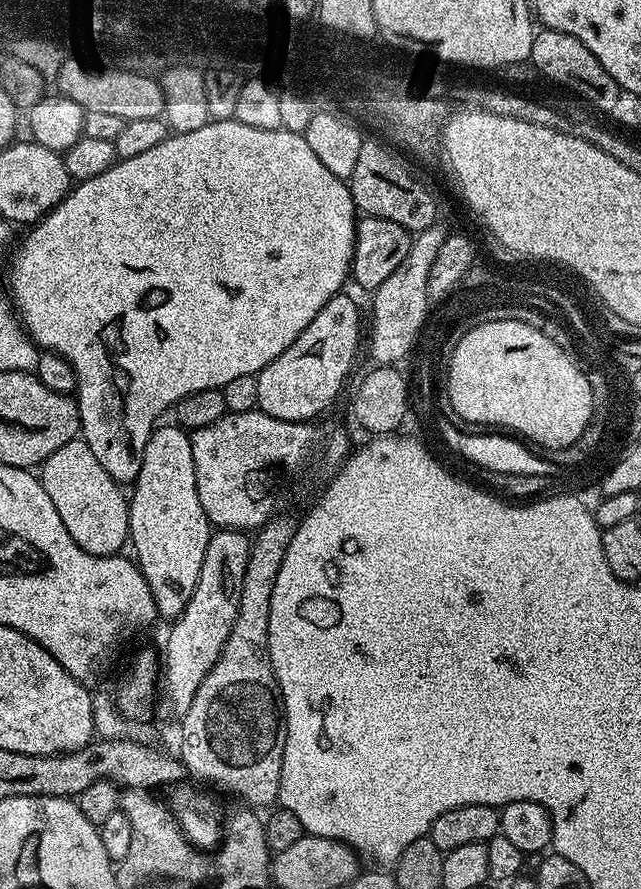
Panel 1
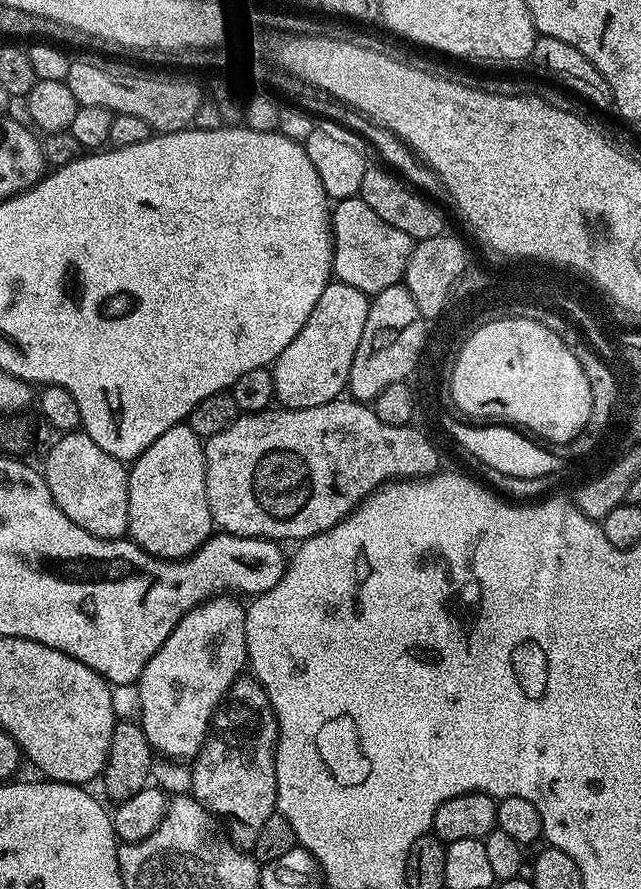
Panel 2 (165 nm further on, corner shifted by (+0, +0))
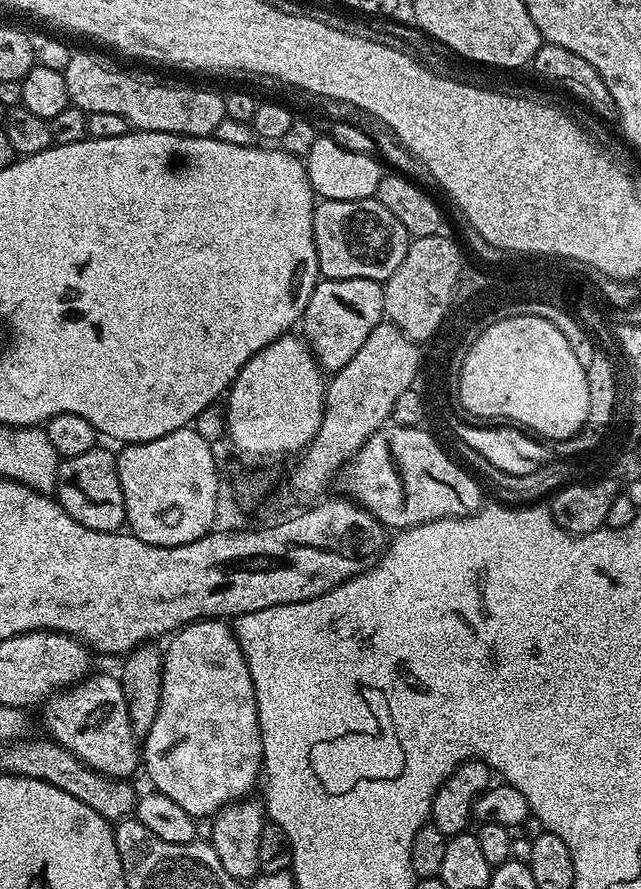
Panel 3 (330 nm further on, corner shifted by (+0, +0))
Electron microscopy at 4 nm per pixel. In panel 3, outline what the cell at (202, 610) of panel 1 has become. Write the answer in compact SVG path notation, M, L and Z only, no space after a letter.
M205 618L196 620L193 624L187 624L185 628L180 629L167 641L168 649L163 649L162 655L164 665L162 666L162 698L158 702L158 714L154 718L154 726L142 737L142 768L148 771L148 780L153 789L166 798L178 802L186 814L193 818L211 818L216 815L220 809L228 804L233 804L235 800L245 799L252 787L257 787L258 781L262 776L262 765L264 762L264 751L262 750L262 734L260 733L260 719L258 718L258 706L256 705L256 695L254 694L254 682L250 678L250 670L246 666L246 658L242 654L242 646L236 640L235 631L228 628L223 619Z

